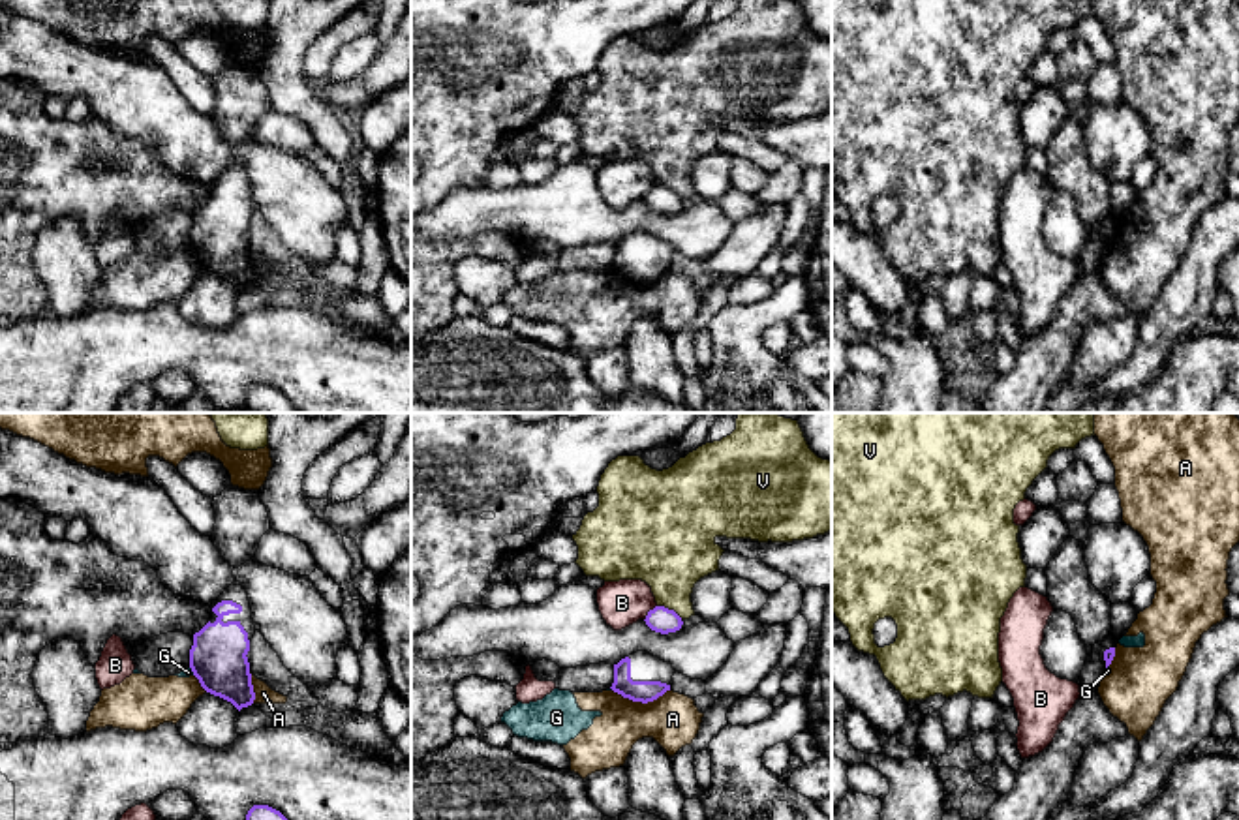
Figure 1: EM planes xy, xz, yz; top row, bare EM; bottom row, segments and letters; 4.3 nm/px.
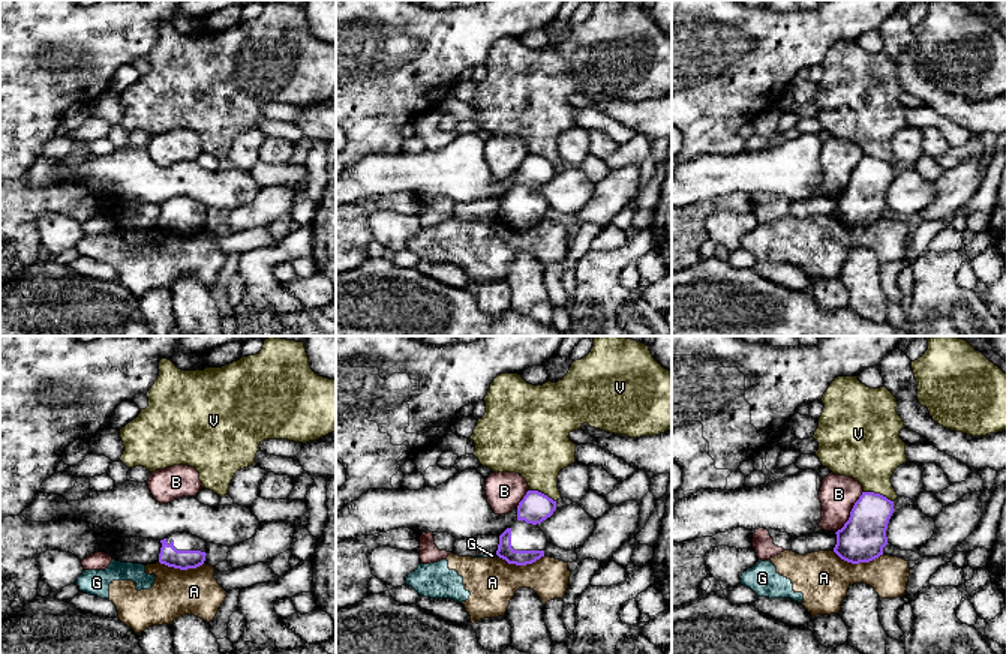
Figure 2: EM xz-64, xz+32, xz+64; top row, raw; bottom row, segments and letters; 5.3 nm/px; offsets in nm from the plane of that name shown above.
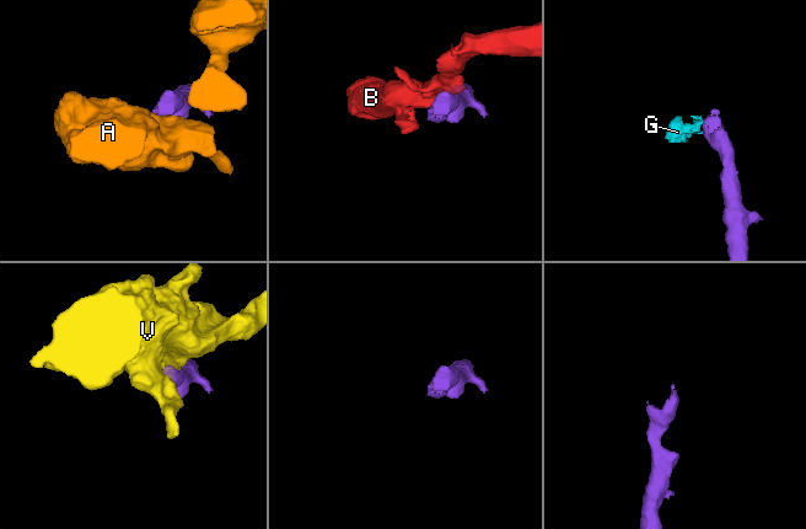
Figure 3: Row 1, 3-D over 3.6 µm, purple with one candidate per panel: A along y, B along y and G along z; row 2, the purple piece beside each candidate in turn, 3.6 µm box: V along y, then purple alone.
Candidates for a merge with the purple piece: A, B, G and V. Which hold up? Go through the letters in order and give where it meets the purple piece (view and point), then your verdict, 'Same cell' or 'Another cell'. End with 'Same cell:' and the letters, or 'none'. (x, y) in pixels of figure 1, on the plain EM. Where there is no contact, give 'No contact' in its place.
A: Touches purple at xz (641, 280). Another cell
B: Touches purple at xz (648, 192). Another cell
G: Touches purple at xy (192, 250). Another cell
V: Touches purple at xz (671, 190). Another cell
Same cell: none

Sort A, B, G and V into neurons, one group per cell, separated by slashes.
A G / B / V

